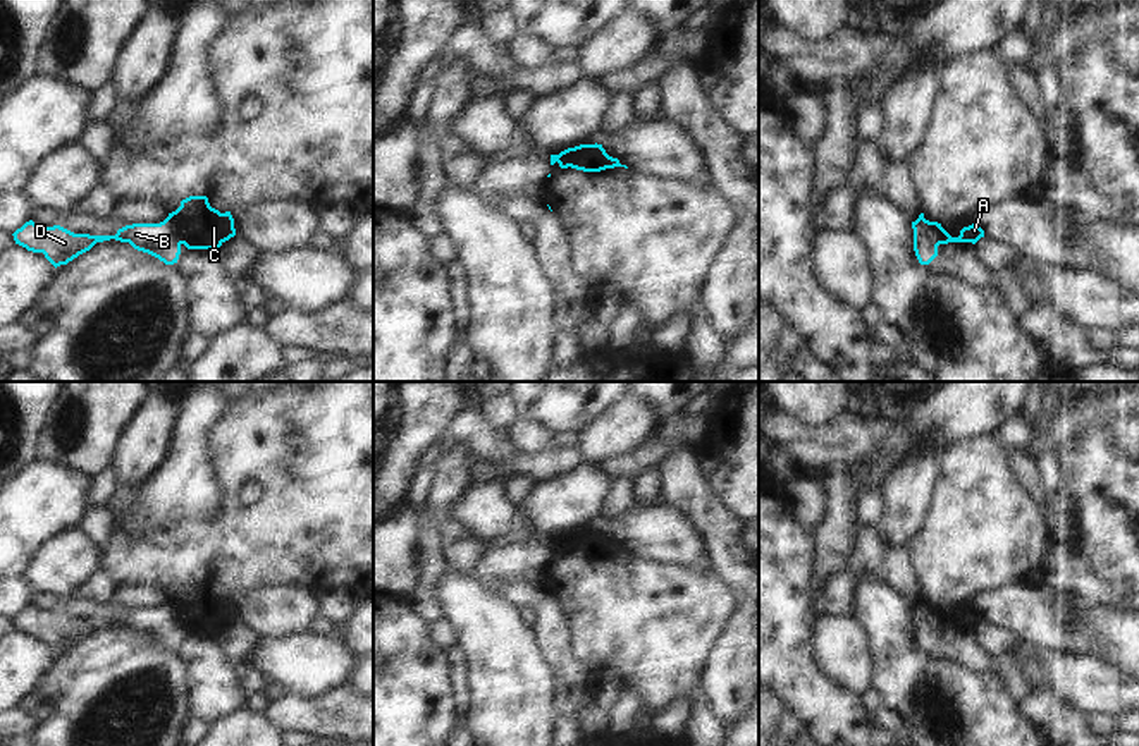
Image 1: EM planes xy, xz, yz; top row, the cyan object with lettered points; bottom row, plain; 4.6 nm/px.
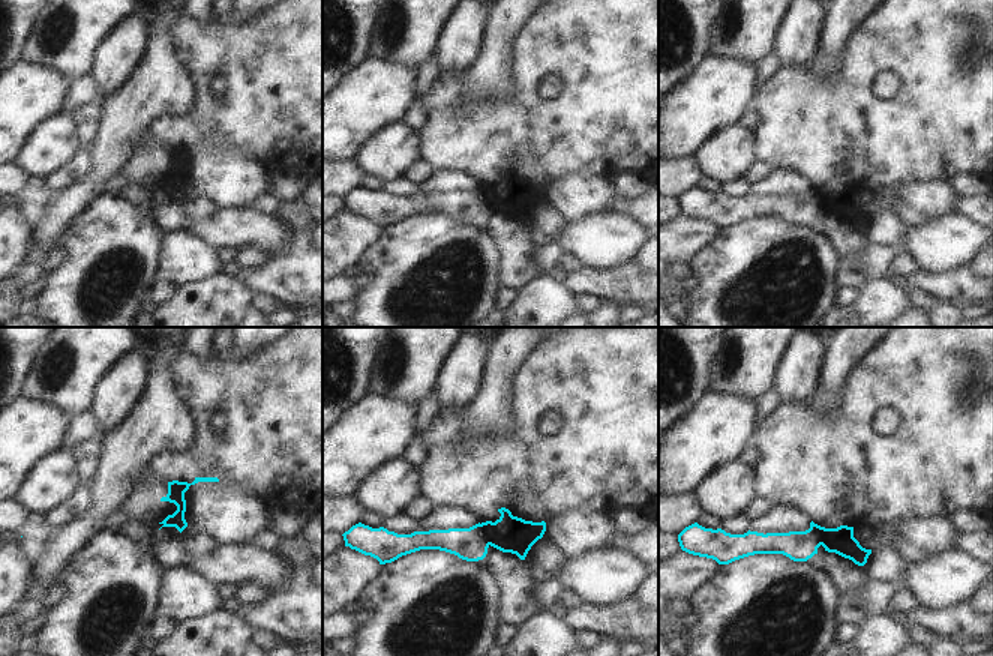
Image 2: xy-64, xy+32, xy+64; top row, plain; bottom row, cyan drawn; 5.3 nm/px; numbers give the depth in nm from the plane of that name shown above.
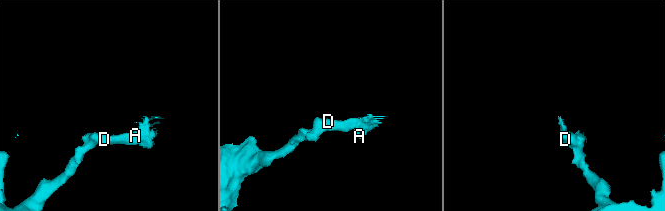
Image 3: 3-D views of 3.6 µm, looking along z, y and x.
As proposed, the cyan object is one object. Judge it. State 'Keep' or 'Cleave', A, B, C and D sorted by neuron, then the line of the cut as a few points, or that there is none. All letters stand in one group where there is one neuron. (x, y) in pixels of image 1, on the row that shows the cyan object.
Cleave. Groups: A C / B D. Split along xy (167, 217), (183, 243)

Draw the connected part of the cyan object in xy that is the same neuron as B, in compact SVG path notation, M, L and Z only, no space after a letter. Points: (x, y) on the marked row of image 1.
M169 217L160 223L126 225L115 235L74 234L60 225L41 227L29 220L12 235L15 244L28 251L43 253L55 268L89 251L96 242L110 239L129 242L134 249L148 253L165 265L174 265L182 244L175 234L175 223Z

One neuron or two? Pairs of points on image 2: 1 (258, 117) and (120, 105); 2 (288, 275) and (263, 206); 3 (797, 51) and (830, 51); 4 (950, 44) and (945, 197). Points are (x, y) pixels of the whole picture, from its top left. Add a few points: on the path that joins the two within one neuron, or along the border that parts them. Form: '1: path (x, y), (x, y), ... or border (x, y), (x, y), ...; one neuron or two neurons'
1: border (189, 75), (192, 107), (180, 116), (156, 119); two neurons
2: border (281, 203), (273, 213); two neurons
3: border (825, 17), (819, 48), (803, 71); two neurons
4: border (909, 182), (945, 180), (948, 183); two neurons

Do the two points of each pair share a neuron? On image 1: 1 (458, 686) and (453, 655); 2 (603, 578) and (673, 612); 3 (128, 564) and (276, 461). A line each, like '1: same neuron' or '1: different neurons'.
1: same neuron
2: same neuron
3: same neuron

